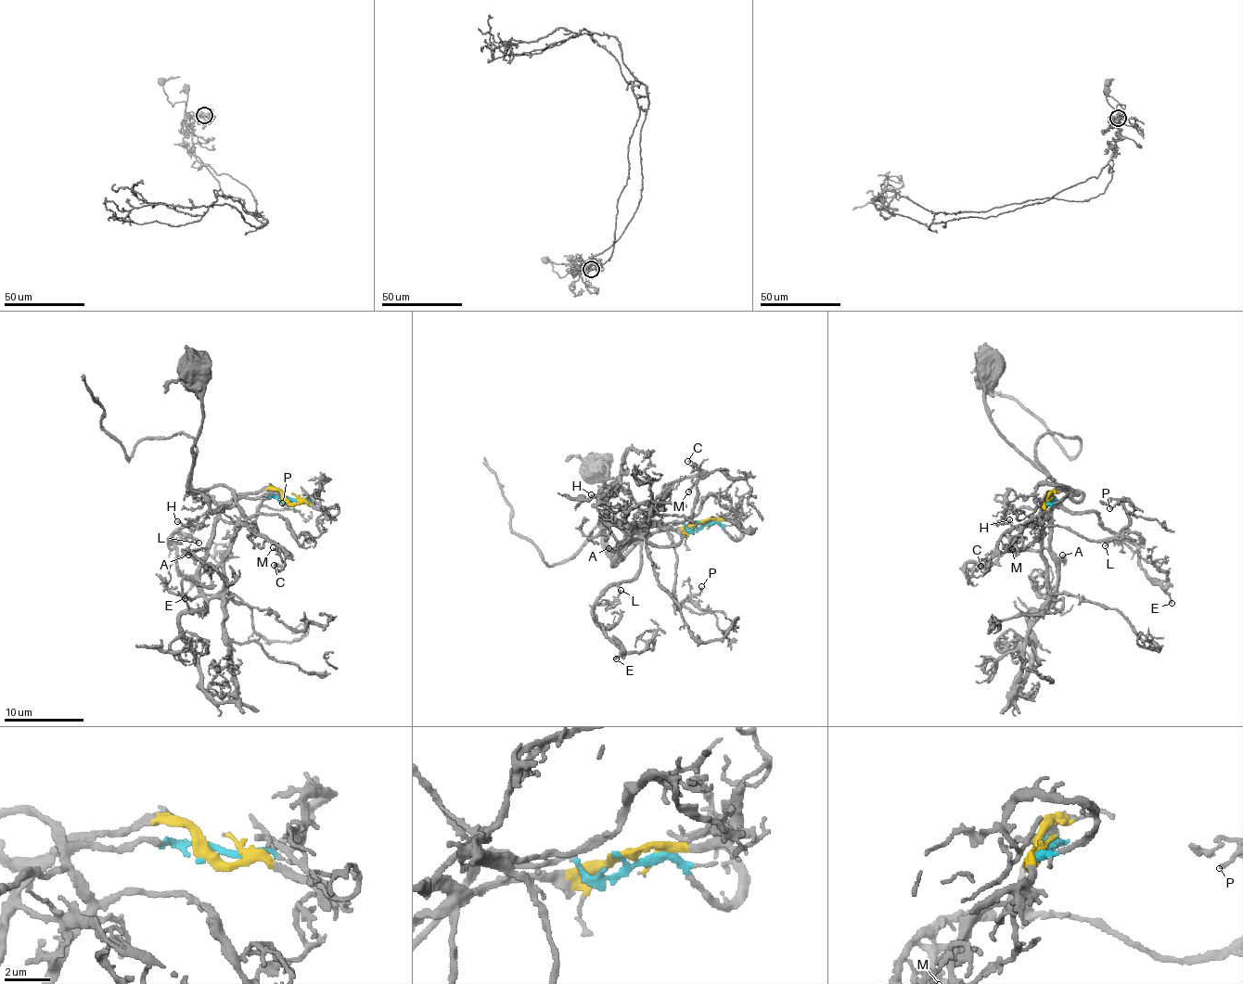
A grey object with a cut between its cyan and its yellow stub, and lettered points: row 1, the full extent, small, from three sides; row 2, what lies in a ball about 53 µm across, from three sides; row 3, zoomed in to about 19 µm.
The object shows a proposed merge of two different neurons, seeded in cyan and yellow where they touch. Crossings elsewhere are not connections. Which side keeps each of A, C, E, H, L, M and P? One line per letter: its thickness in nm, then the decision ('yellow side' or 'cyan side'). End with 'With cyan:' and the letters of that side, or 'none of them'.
A: 340 nm | yellow side
C: 150 nm | yellow side
E: 180 nm | yellow side
H: 120 nm | cyan side
L: 150 nm | yellow side
M: 110 nm | yellow side
P: 160 nm | cyan side
With cyan: H, P

